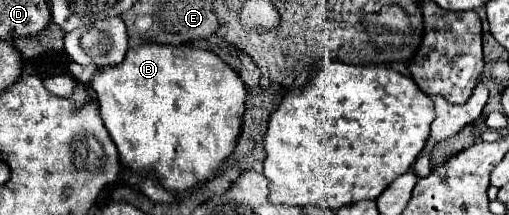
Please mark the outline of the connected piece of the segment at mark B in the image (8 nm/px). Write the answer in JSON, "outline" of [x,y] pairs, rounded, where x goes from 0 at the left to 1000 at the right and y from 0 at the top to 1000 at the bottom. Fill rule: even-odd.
{"outline":[[[275,209],[251,228],[236,302],[193,321],[177,405],[189,433],[196,544],[232,684],[240,767],[259,795],[303,805],[314,860],[334,888],[365,888],[409,833],[464,684],[475,591],[483,405],[475,367],[417,237],[365,209]]]}

